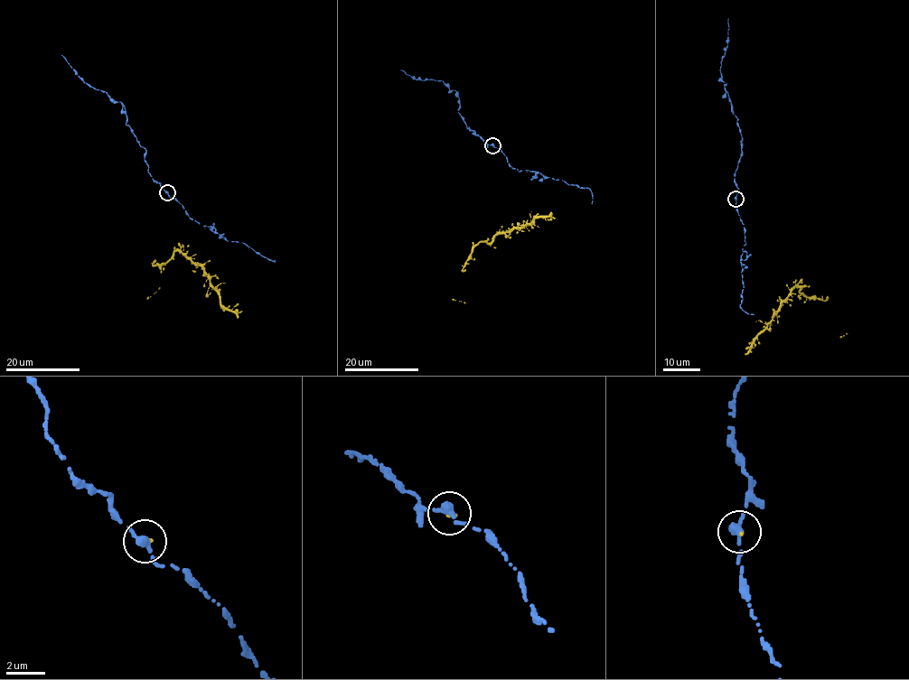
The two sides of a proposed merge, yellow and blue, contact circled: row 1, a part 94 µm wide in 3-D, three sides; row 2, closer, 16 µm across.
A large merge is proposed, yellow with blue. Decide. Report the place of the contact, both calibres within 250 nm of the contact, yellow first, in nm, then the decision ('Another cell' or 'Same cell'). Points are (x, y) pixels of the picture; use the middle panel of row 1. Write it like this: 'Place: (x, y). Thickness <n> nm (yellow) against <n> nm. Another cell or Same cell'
Place: (492, 145). Thickness 130 nm (yellow) against 440 nm. Same cell

